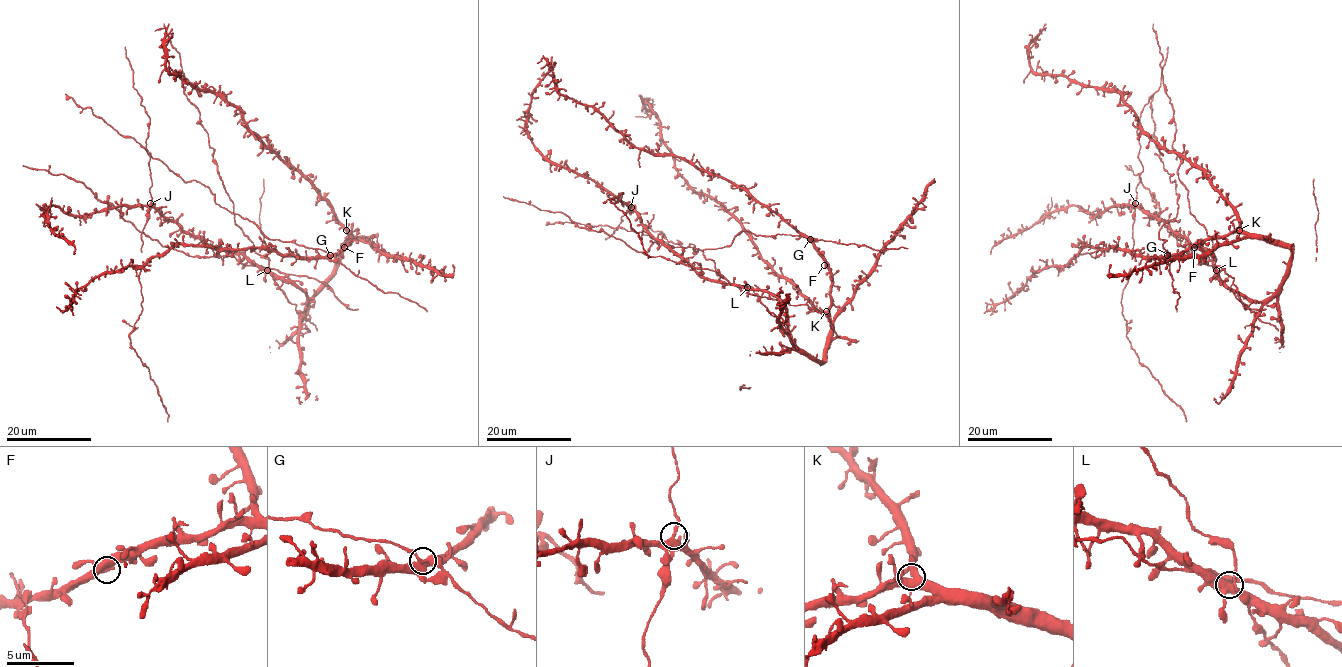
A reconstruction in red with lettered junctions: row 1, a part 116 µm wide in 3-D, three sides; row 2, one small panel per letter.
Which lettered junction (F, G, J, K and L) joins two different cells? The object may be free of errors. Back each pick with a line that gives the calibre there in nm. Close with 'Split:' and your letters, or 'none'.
Split: none

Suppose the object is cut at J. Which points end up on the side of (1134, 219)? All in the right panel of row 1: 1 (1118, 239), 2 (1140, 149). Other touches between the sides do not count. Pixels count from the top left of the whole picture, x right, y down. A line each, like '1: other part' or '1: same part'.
1: other part
2: same part

